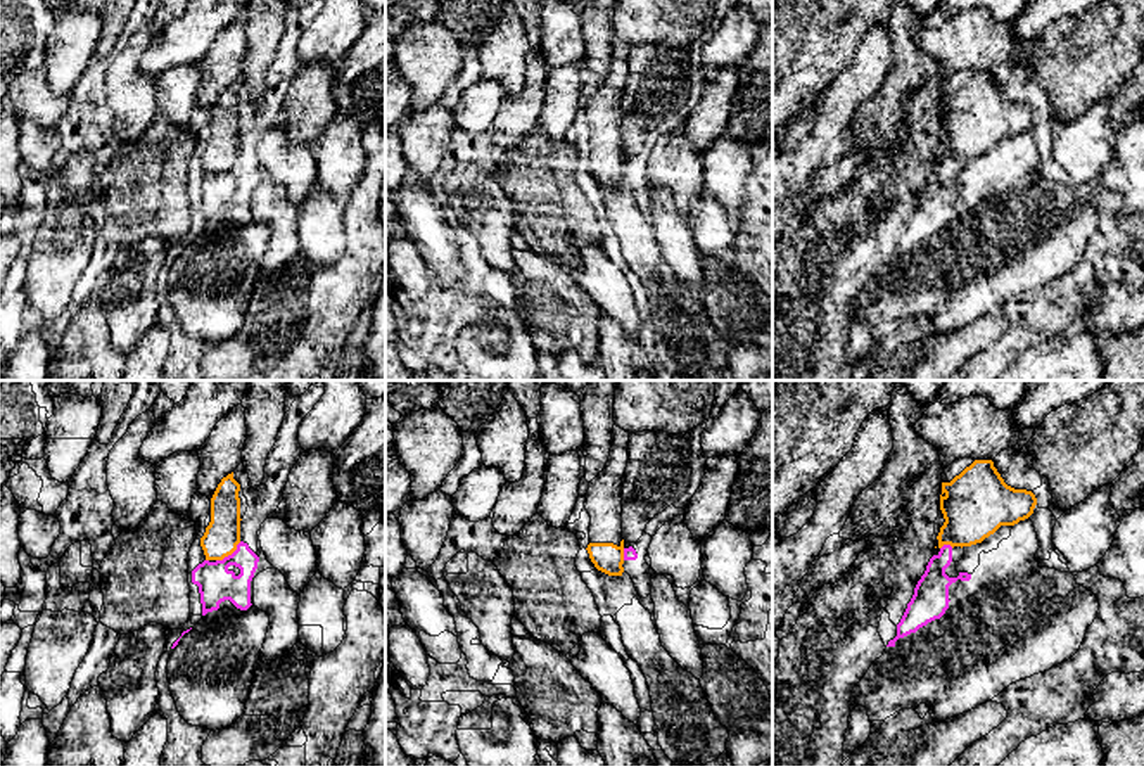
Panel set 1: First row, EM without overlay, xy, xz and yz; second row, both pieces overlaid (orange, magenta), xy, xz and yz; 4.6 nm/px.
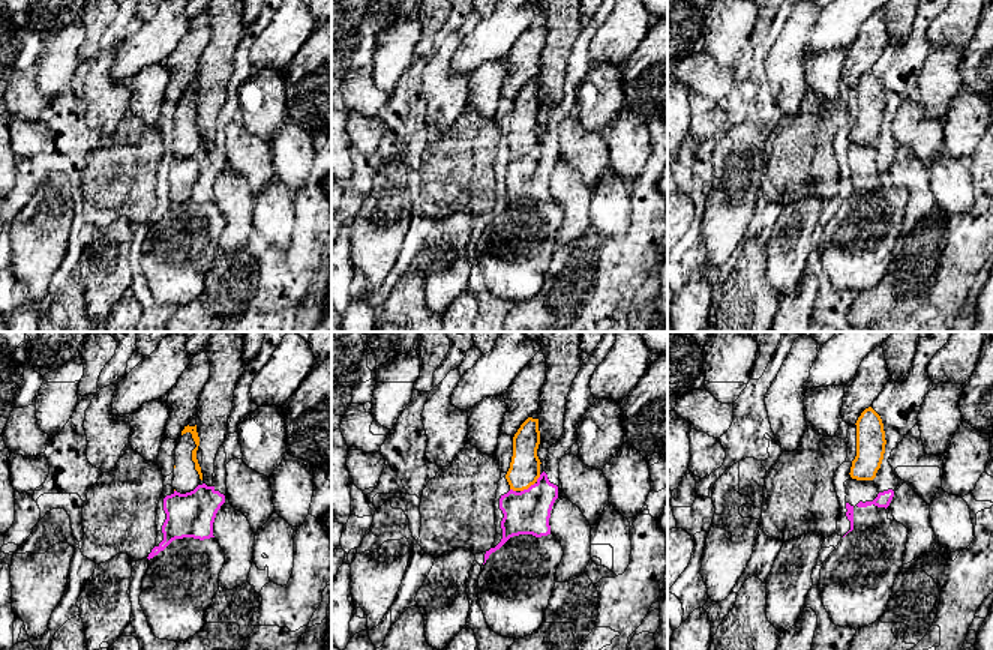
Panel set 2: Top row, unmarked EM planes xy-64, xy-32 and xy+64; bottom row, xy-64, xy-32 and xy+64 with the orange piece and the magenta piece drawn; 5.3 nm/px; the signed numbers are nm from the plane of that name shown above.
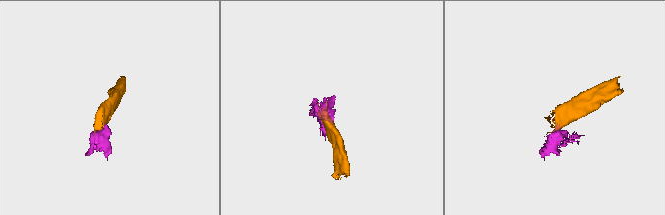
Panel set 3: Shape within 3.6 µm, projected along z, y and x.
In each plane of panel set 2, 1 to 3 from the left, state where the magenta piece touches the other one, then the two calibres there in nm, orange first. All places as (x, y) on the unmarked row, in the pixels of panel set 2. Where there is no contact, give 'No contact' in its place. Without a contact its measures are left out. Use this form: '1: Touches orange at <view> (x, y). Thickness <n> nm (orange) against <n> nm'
1: No contact
2: Touches orange at xy-32 (531, 147). Thickness 160 nm (orange) against 240 nm
3: No contact

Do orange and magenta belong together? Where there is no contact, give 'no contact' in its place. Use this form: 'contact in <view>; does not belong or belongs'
contact in xy; does not belong

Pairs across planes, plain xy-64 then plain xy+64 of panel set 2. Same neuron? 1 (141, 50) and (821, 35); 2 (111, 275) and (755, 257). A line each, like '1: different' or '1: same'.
1: same
2: different

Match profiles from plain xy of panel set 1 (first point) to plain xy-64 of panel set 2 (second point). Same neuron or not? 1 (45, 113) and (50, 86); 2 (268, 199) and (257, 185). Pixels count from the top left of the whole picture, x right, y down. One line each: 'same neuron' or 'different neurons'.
1: different neurons
2: different neurons

